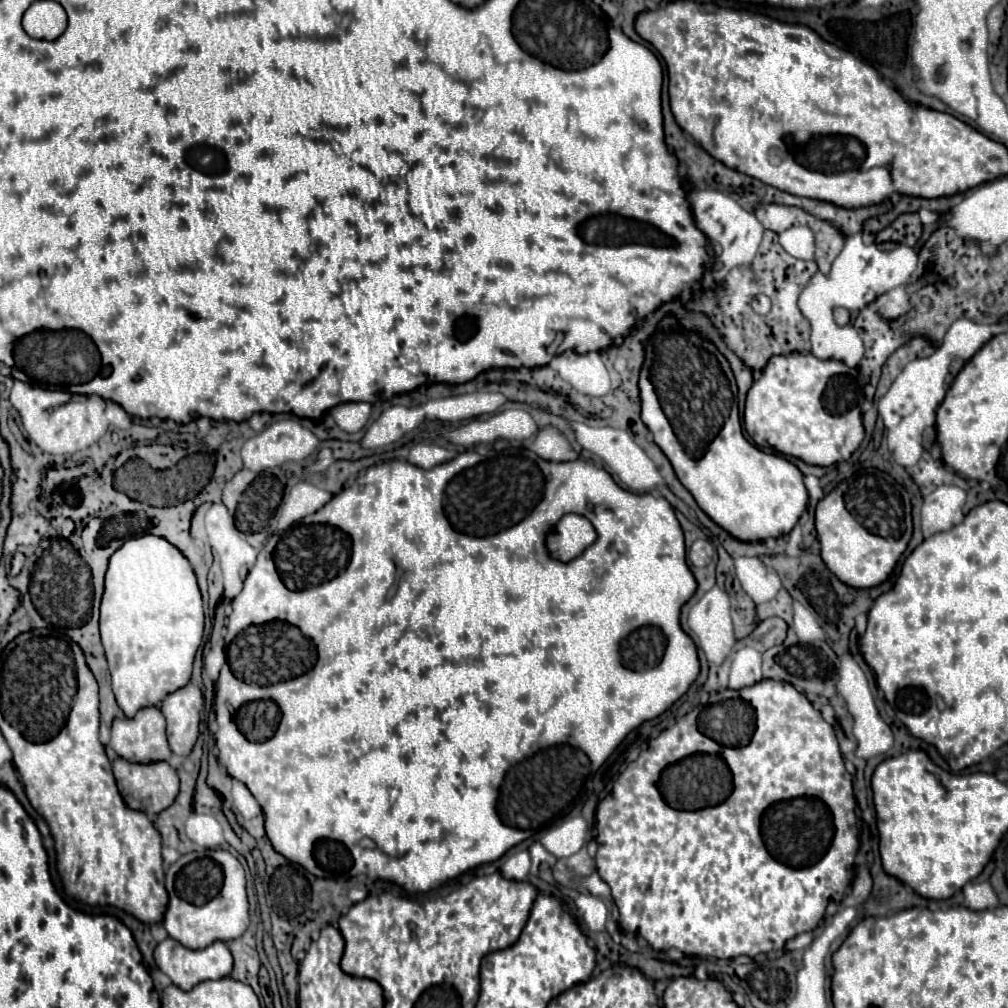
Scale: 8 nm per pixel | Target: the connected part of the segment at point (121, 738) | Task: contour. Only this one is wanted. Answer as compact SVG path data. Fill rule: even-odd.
M144 707L134 717L118 717L112 723L110 747L128 761L162 761L170 757L170 747L166 741L166 721L158 707Z

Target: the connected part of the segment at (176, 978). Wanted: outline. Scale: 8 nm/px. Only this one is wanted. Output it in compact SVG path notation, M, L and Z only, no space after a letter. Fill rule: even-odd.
M166 937L154 949L154 961L156 961L158 969L162 973L166 973L172 979L172 983L178 985L182 991L190 991L192 987L196 987L198 983L208 981L208 979L228 977L232 971L232 955L222 941L214 941L212 945L208 945L204 949L188 949L188 947L180 945L178 941Z

